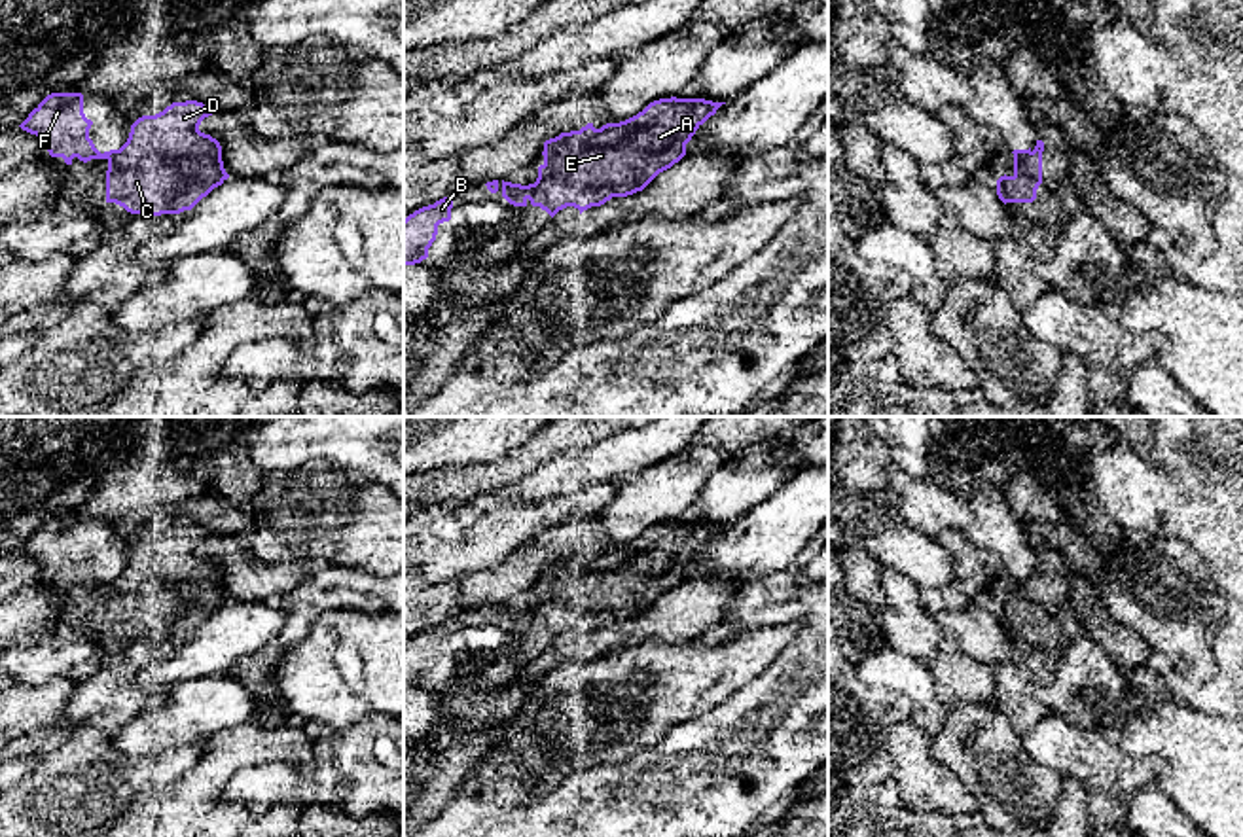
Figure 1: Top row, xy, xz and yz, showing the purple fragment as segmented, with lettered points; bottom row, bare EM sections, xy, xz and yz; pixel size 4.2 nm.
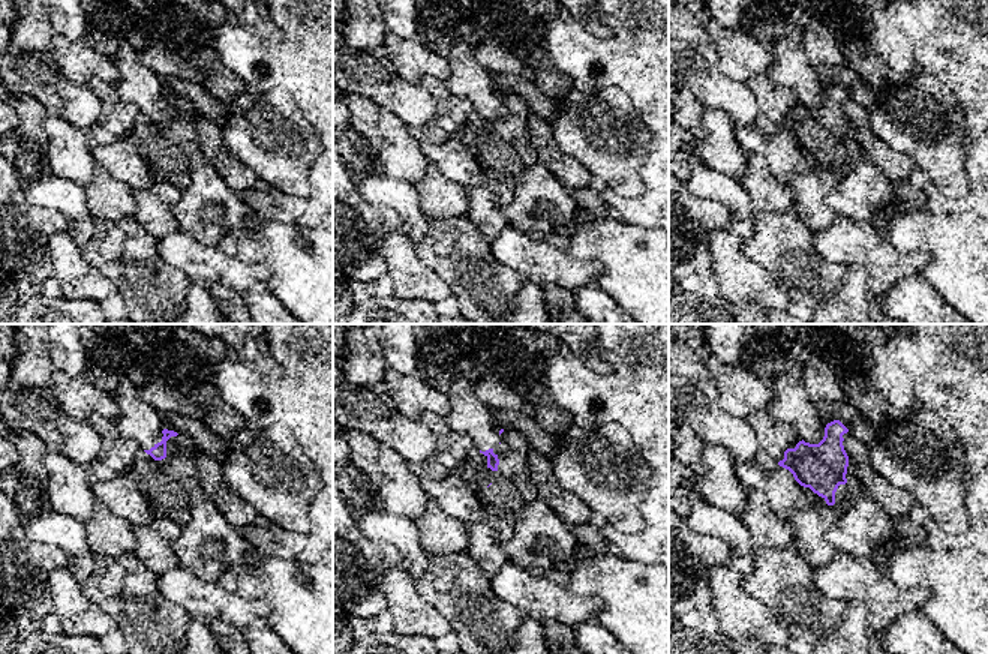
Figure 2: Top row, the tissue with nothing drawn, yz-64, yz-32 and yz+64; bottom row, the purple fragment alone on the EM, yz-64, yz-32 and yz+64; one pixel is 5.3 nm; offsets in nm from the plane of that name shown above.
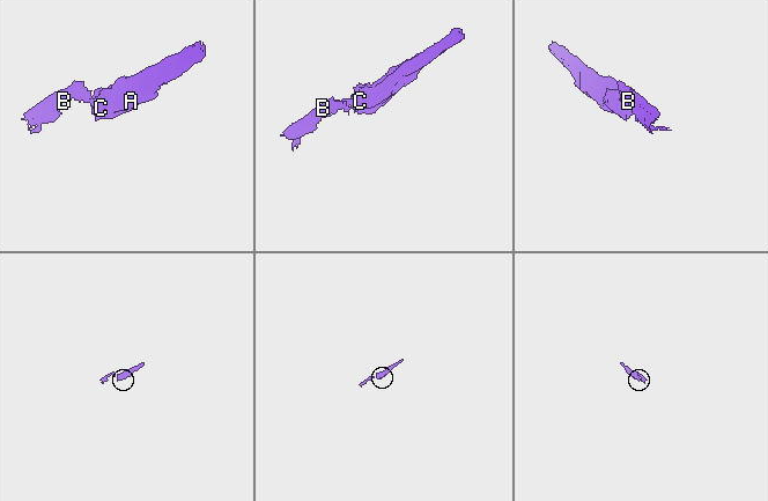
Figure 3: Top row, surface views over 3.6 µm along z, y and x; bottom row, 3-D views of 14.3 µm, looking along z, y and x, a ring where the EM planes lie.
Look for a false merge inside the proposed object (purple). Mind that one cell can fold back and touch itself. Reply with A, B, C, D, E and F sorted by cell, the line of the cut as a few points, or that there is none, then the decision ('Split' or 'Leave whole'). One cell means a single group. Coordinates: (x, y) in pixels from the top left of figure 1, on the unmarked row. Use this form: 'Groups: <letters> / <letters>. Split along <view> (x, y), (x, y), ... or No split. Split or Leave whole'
Groups: A C D E / B F. Split along xz (535, 608), (527, 622). Split

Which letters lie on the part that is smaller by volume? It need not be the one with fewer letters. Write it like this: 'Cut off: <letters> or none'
Cut off: B, F

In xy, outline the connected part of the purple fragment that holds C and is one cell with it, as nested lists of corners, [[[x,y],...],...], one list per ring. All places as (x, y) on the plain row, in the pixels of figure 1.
[[[197,525],[172,526],[155,540],[142,540],[131,549],[127,566],[108,583],[106,627],[116,627],[131,638],[180,638],[191,634],[229,598],[224,593],[222,570],[199,549],[212,536]]]

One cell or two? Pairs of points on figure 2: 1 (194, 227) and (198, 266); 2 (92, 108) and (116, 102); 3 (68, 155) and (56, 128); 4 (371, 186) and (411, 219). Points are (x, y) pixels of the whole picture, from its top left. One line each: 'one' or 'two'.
1: two
2: two
3: one
4: one

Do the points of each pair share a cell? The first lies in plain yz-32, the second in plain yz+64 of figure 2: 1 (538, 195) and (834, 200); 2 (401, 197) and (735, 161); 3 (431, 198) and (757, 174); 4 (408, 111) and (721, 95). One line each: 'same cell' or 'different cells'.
1: same cell
2: different cells
3: same cell
4: same cell

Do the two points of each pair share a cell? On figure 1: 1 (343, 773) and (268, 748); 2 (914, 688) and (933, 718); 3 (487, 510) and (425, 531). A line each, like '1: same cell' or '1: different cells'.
1: different cells
2: same cell
3: same cell

